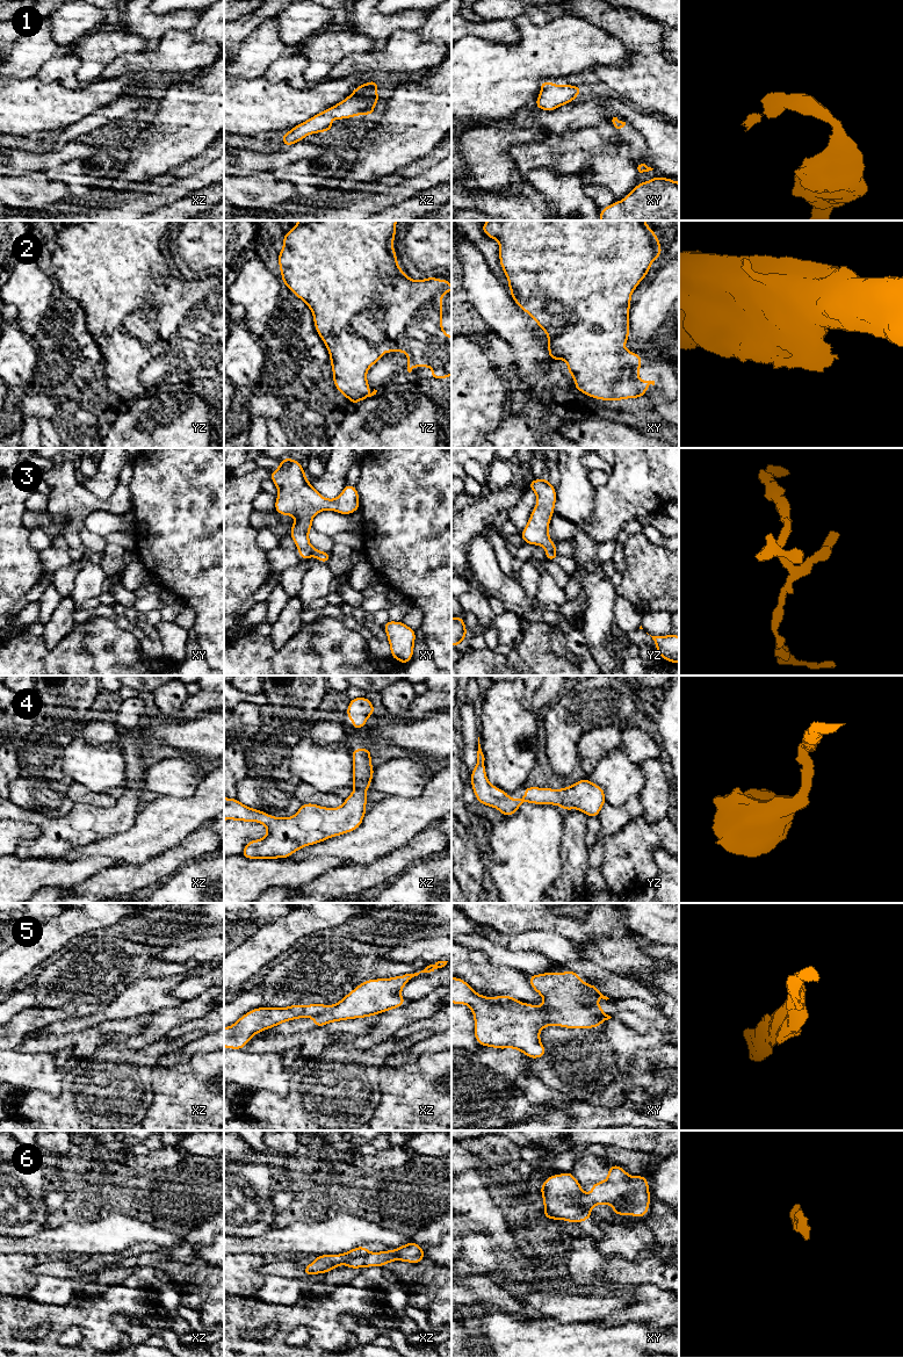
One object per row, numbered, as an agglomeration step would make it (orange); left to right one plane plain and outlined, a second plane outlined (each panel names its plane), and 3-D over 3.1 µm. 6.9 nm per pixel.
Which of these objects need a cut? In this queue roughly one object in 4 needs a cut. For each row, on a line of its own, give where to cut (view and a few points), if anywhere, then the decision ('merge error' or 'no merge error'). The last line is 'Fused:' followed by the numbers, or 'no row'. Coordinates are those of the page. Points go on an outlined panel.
1: cut none; no merge error
2: cut none; no merge error
3: cut none; no merge error
4: cut none; no merge error
5: cut xz (331, 1005), (312, 1017); merge error
6: cut xz (368, 1252), (344, 1263); merge error
Fused: 5, 6

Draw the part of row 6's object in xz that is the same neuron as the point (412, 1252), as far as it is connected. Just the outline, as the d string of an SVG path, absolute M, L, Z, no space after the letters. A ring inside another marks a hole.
M409 1242L407 1244L404 1244L395 1250L370 1252L366 1256L353 1258L345 1263L345 1265L351 1269L370 1266L382 1267L383 1265L391 1263L393 1261L418 1264L425 1258L424 1250L425 1249L421 1248L419 1244Z

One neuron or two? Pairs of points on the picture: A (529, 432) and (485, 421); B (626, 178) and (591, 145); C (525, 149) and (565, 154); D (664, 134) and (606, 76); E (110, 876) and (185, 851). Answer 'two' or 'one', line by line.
A: two
B: two
C: one
D: two
E: one

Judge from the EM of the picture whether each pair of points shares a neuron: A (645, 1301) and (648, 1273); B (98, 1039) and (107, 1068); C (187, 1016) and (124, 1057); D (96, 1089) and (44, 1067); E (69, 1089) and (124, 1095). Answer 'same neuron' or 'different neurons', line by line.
A: different neurons
B: different neurons
C: different neurons
D: different neurons
E: same neuron

